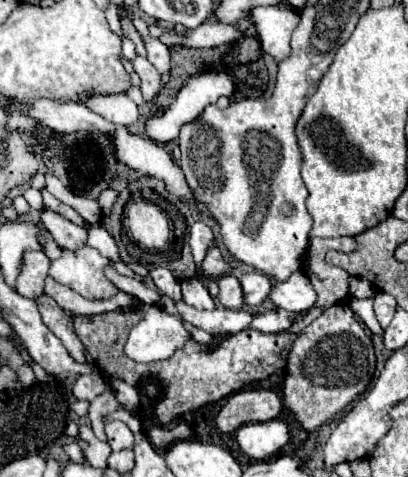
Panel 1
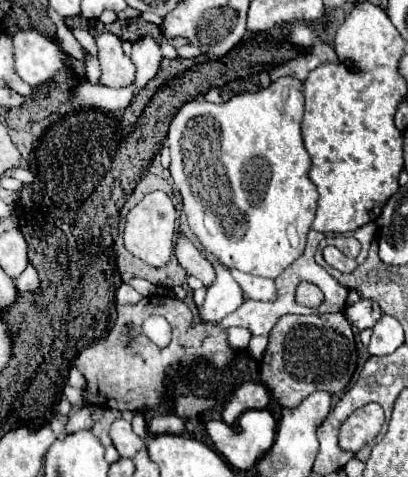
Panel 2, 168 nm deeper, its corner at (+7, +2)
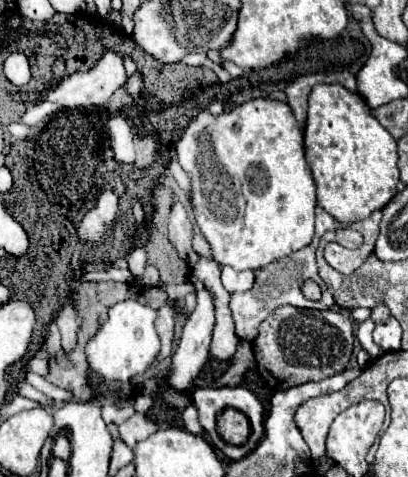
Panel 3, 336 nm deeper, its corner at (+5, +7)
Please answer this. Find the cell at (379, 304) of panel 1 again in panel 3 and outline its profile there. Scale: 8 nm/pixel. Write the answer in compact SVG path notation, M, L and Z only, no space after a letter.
M367 319L367 321L361 321L359 325L357 325L357 339L359 339L359 343L361 343L361 347L363 349L367 349L369 351L369 355L371 355L371 359L375 359L375 357L379 357L383 351L373 343L373 339L371 339L371 333L373 333L373 319Z

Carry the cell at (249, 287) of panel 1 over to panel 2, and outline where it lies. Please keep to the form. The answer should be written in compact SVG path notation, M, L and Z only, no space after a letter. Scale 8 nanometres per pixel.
M217 262L213 264L213 268L215 268L213 286L207 288L205 300L197 310L201 324L219 324L227 314L235 312L243 302L243 292L229 274L229 270Z

